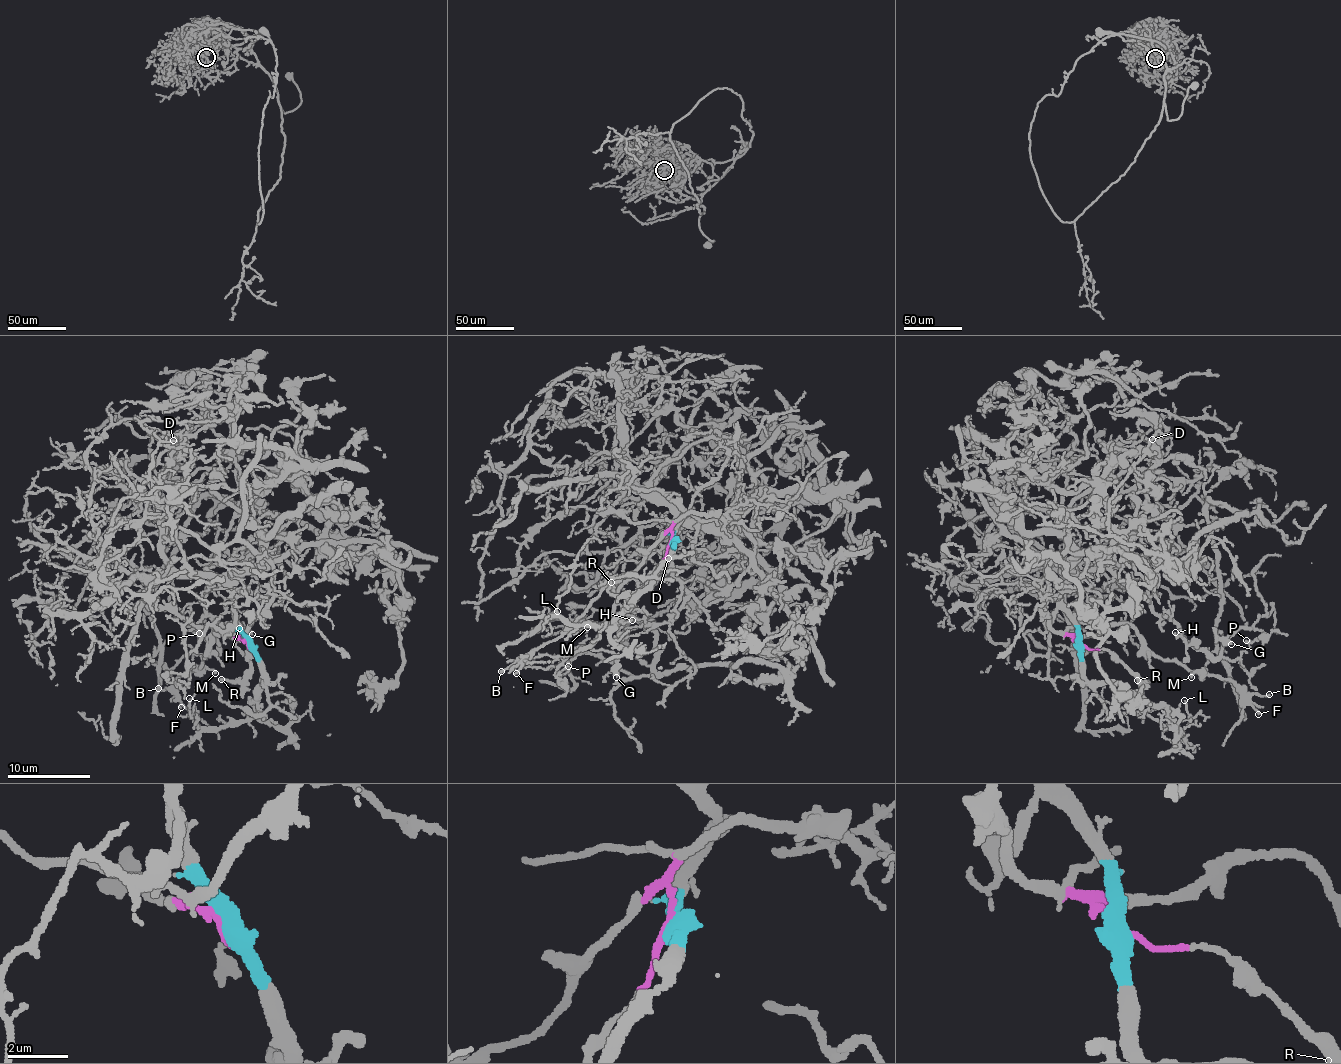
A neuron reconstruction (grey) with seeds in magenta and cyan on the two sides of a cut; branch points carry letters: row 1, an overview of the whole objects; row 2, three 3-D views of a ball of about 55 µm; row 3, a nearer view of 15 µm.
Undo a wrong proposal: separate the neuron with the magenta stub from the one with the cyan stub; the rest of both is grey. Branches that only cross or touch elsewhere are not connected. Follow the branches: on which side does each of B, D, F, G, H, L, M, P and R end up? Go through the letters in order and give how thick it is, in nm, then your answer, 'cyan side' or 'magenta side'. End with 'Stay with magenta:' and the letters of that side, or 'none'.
B: calibre 160 nm; magenta side
D: calibre 120 nm; cyan side
F: calibre 150 nm; magenta side
G: calibre 340 nm; cyan side
H: calibre 150 nm; cyan side
L: calibre 140 nm; cyan side
M: calibre 160 nm; magenta side
P: calibre 150 nm; cyan side
R: calibre 160 nm; magenta side
Stay with magenta: B, F, M, R

